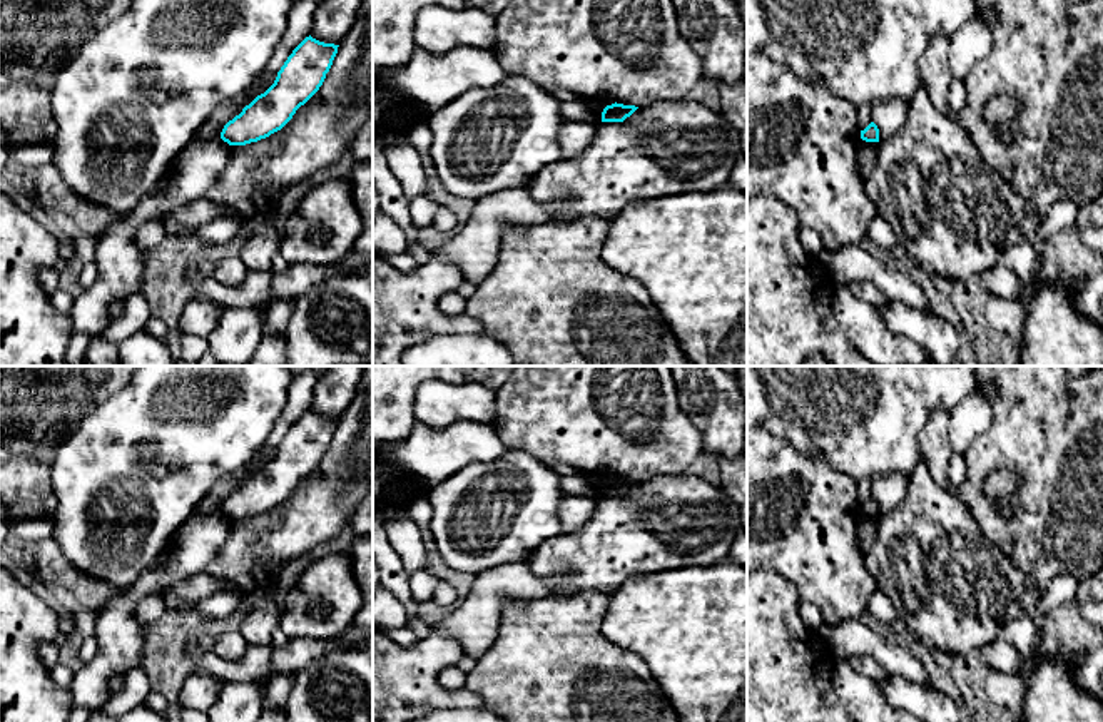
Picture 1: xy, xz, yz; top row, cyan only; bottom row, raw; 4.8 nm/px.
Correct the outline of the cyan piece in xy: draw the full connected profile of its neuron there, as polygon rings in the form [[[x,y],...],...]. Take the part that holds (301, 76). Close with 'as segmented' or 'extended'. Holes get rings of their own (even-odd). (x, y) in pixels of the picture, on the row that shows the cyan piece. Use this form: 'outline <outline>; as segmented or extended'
outline [[[306,37],[287,57],[274,84],[224,125],[221,139],[229,145],[246,145],[281,130],[319,90],[338,47]]]; as segmented

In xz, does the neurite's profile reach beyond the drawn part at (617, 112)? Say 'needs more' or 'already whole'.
already whole

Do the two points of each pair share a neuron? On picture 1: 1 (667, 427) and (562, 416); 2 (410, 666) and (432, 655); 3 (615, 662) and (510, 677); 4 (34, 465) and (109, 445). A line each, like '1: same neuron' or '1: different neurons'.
1: same neuron
2: same neuron
3: same neuron
4: different neurons

